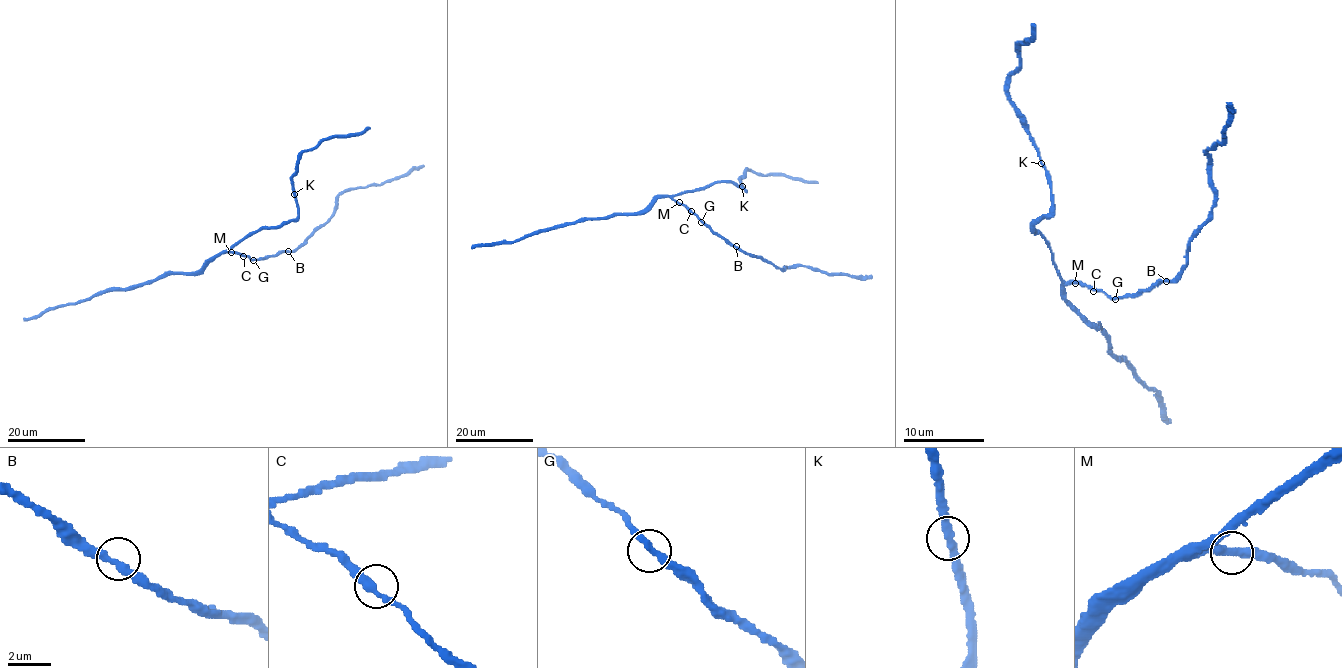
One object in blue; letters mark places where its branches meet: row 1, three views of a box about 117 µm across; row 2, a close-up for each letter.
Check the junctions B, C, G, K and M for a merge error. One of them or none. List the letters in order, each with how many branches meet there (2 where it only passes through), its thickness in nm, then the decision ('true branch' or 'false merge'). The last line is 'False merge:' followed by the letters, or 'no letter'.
B: branches 2; calibre 320 nm; true branch
C: branches 2; calibre 320 nm; true branch
G: branches 2; calibre 320 nm; true branch
K: branches 2; calibre 320 nm; true branch
M: branches 2; calibre 360 nm; true branch
False merge: no letter

